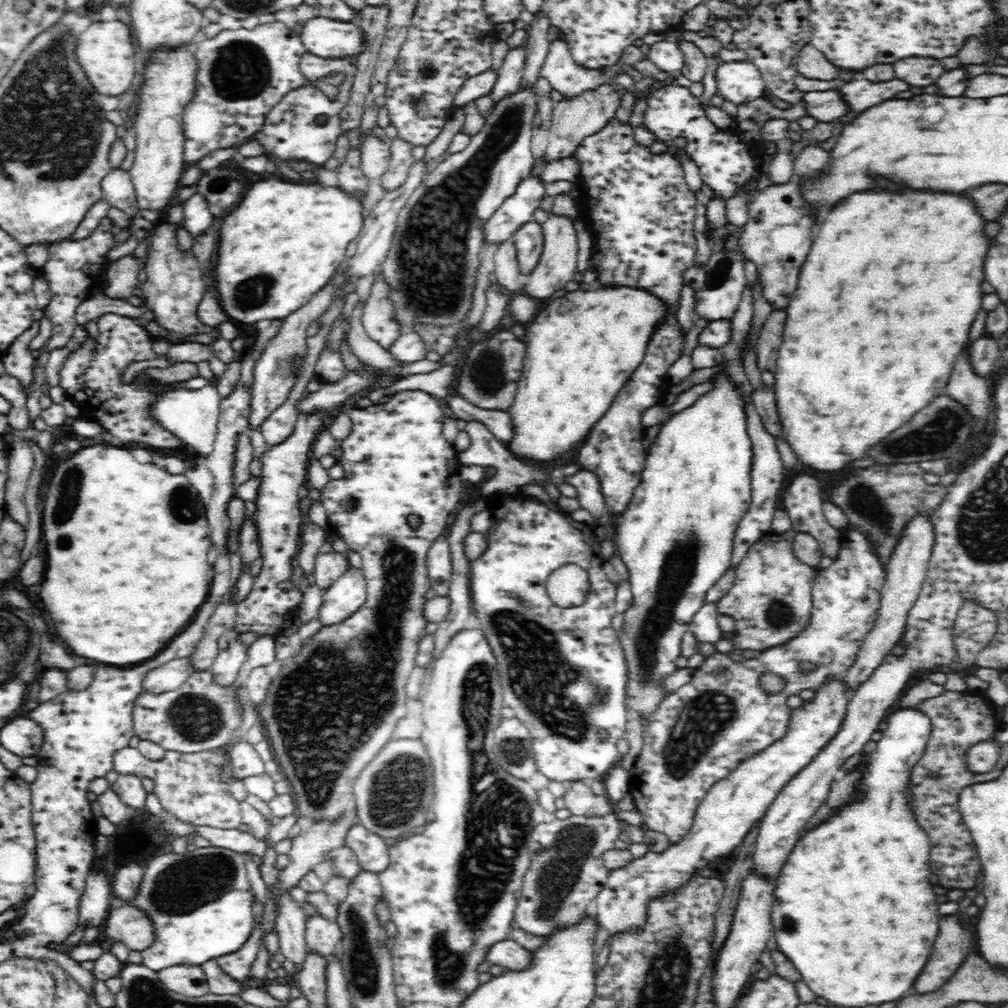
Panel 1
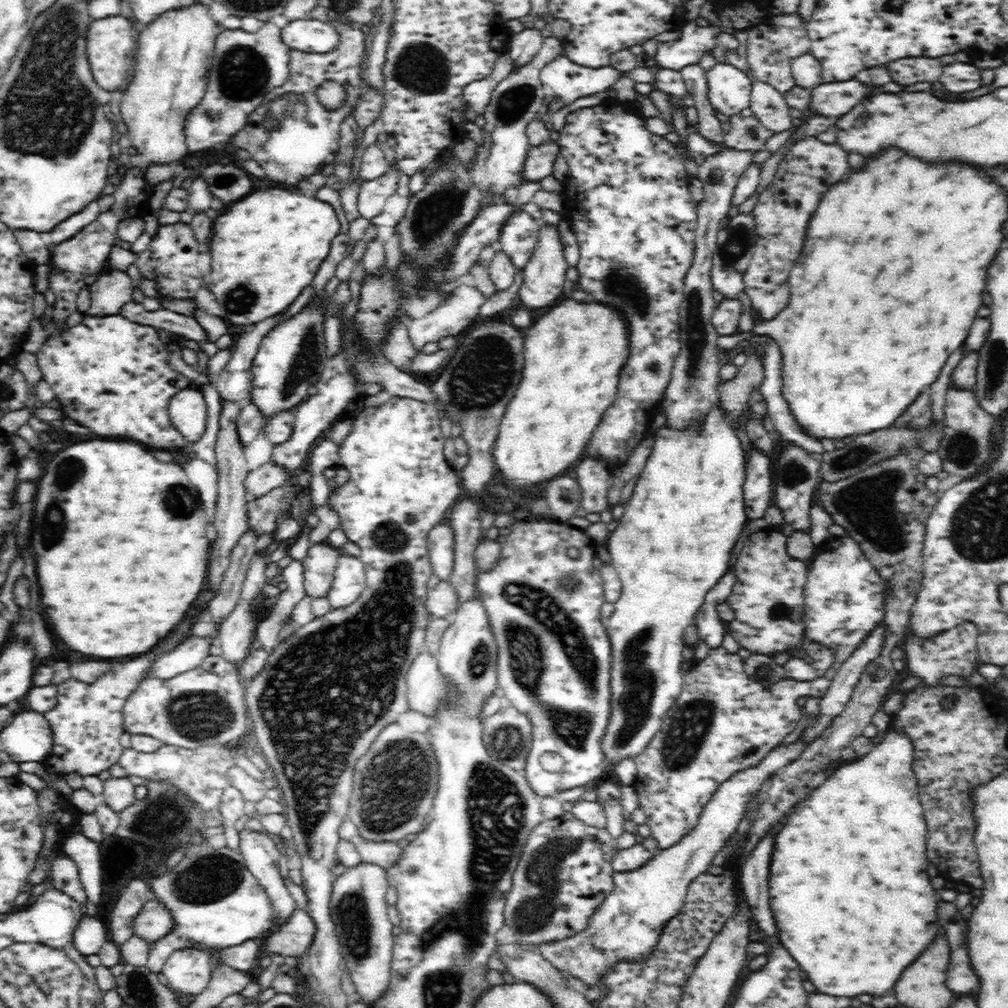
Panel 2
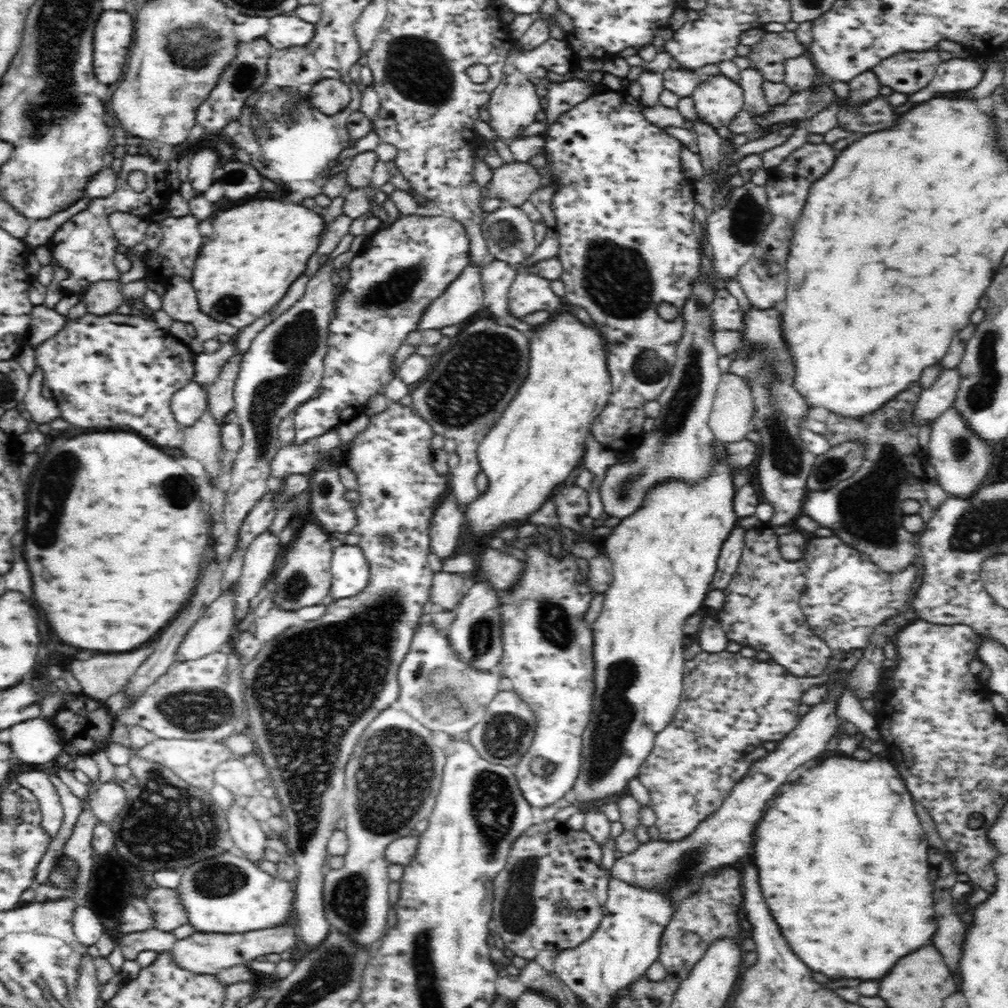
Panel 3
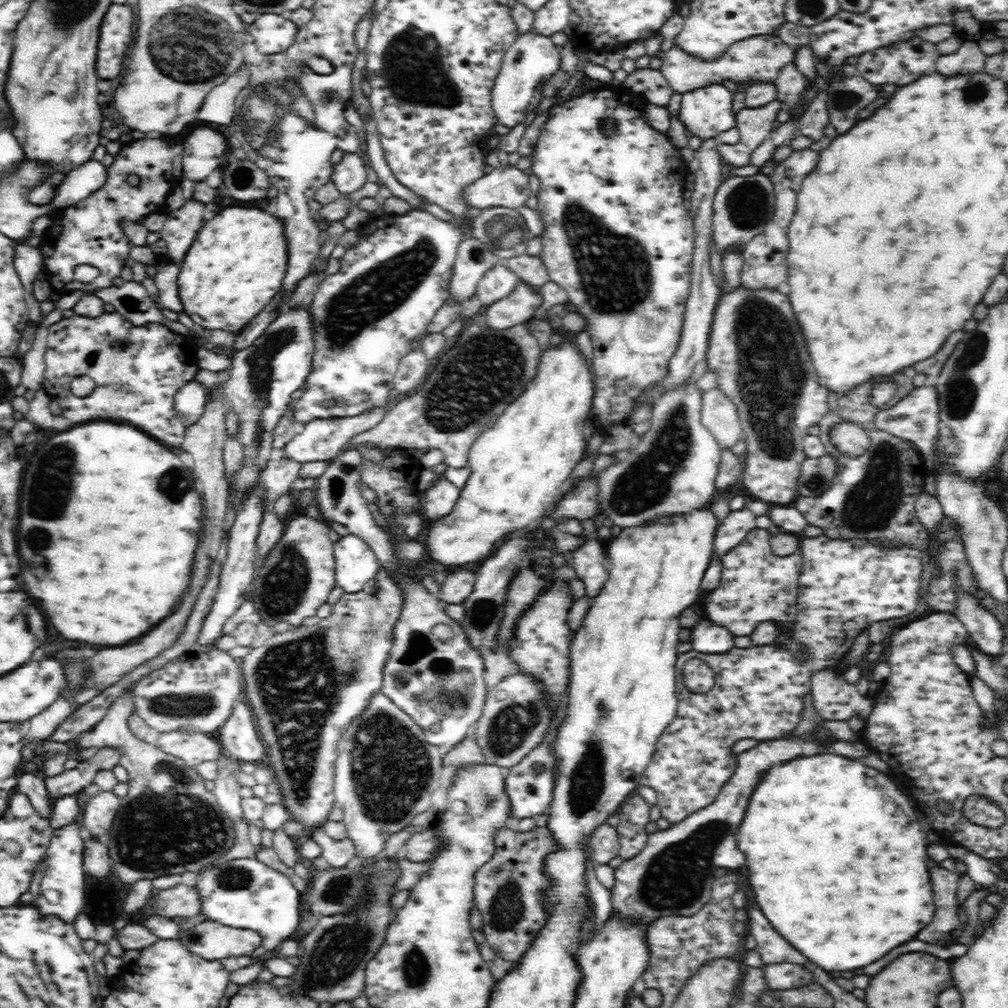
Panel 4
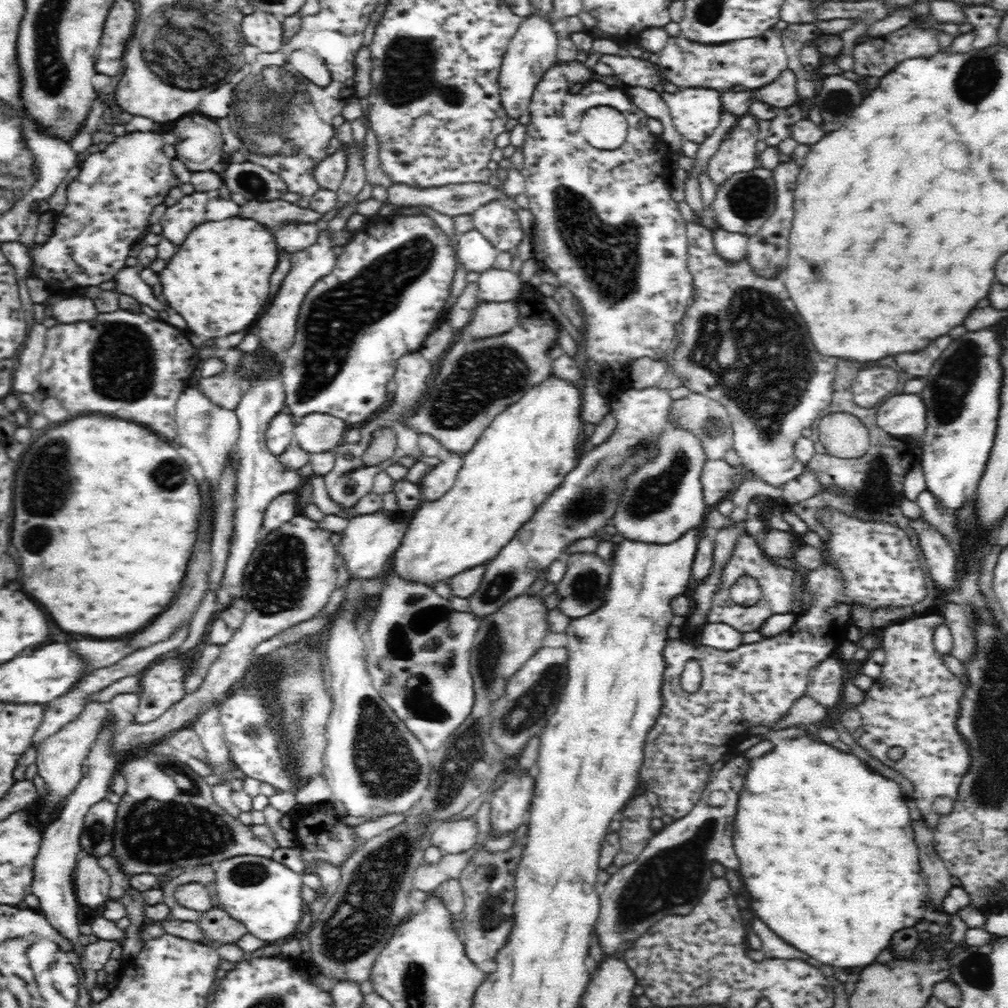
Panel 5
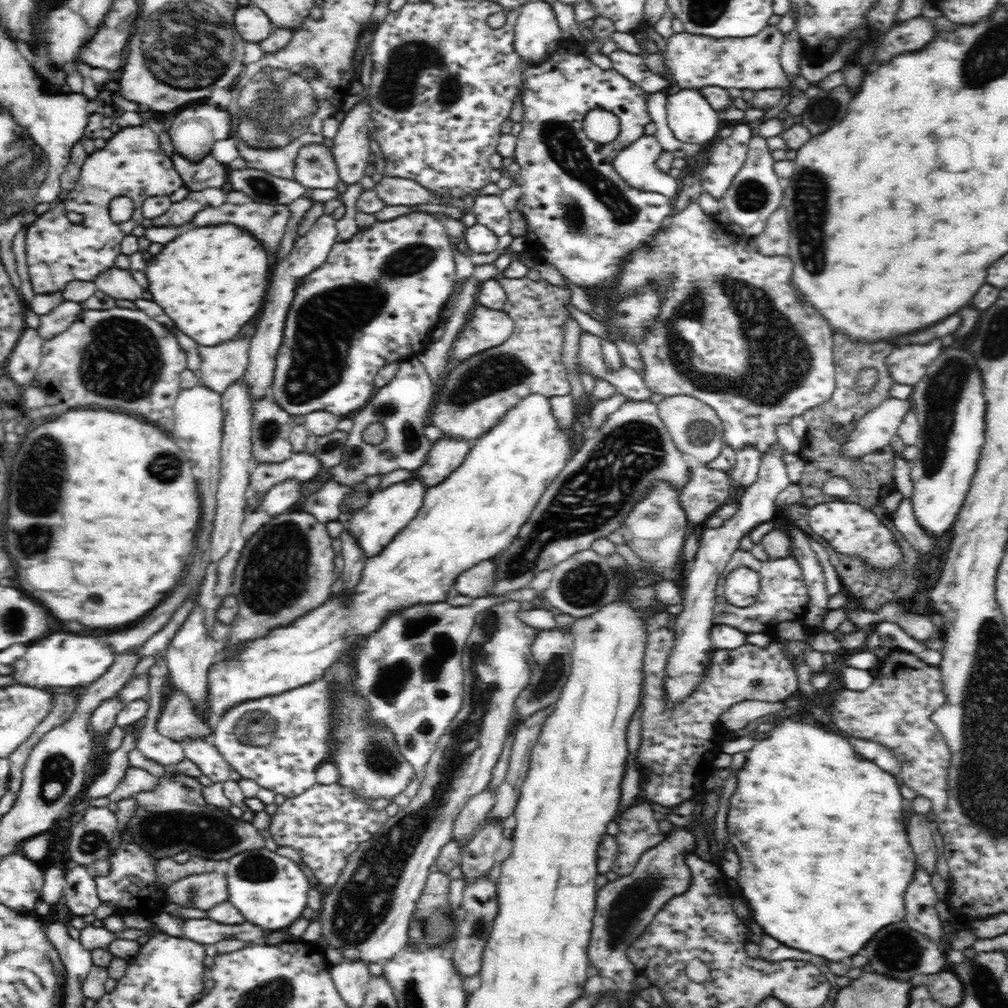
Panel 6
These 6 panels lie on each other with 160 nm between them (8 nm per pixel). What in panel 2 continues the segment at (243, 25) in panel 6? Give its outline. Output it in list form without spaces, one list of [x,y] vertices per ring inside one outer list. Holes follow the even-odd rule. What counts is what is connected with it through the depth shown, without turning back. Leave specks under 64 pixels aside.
[[[296,20],[283,28],[283,39],[292,50],[309,54],[335,52],[342,43],[339,30],[328,21]]]

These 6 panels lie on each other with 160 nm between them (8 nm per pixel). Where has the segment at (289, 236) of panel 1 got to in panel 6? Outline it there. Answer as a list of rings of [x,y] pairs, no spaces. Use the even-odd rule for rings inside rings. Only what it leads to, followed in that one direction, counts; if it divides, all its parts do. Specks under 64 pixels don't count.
[[[218,224],[188,230],[166,244],[146,274],[154,300],[176,326],[198,344],[216,346],[236,338],[240,328],[260,312],[270,284],[270,262],[266,248],[248,230]]]

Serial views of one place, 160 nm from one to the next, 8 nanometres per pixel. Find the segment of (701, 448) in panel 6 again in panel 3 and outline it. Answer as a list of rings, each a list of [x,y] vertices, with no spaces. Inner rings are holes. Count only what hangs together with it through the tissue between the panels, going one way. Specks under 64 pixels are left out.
[[[724,373],[709,418],[715,438],[727,443],[746,438],[752,429],[752,416],[754,394],[750,382],[742,376]]]

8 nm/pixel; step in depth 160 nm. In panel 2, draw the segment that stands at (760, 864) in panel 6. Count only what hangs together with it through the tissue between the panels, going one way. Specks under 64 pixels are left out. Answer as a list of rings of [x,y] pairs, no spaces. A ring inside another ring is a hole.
[[[900,726],[889,728],[883,733],[882,742],[874,745],[874,749],[859,758],[843,760],[809,795],[785,816],[786,824],[778,834],[778,852],[774,852],[774,866],[770,868],[770,906],[777,928],[777,940],[796,960],[796,964],[808,974],[808,980],[816,986],[816,992],[838,998],[850,996],[884,996],[896,988],[896,980],[912,964],[920,958],[920,954],[934,942],[940,924],[938,924],[938,898],[936,890],[930,884],[926,874],[928,858],[926,858],[926,824],[922,822],[922,804],[918,792],[918,779],[914,774],[914,743],[906,730]]]

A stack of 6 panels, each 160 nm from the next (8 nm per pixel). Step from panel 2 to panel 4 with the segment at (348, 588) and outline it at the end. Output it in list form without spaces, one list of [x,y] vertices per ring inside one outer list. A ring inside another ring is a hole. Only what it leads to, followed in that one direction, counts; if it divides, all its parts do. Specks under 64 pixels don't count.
[[[356,535],[342,536],[334,544],[335,585],[345,594],[359,593],[370,582],[374,582],[380,563],[375,559],[373,551]]]

